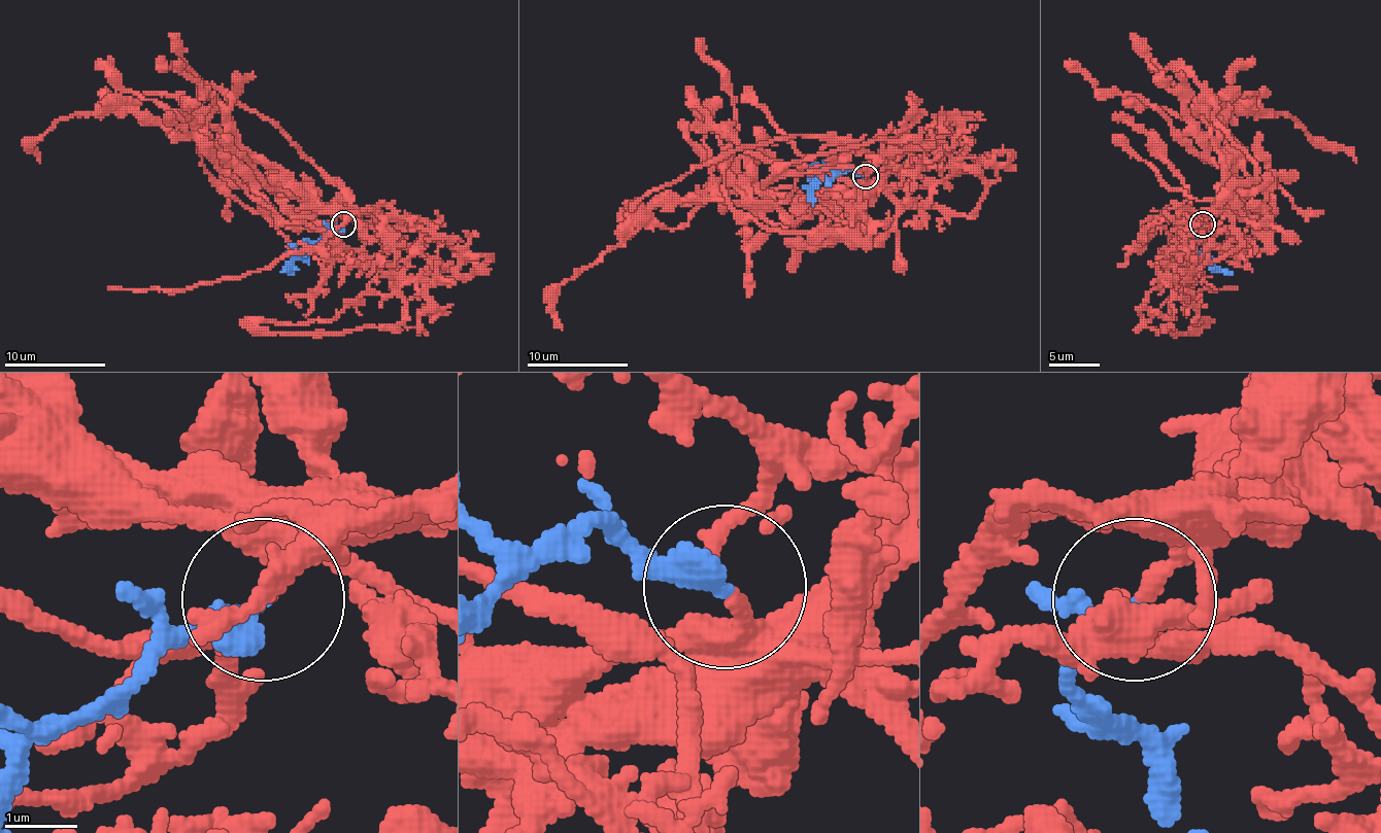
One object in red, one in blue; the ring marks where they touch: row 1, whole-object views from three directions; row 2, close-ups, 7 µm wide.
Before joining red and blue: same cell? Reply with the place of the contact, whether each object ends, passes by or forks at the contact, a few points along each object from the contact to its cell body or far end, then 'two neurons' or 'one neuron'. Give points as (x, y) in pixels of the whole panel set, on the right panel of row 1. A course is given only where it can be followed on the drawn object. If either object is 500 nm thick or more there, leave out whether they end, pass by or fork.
(1202, 224) | red passes by | blue ends | red via (1202, 223), (1230, 165), (1232, 112), (1292, 117), (1356, 163) | blue via (1202, 223), (1193, 236), (1204, 246), (1204, 256), (1232, 274) | one neuron

